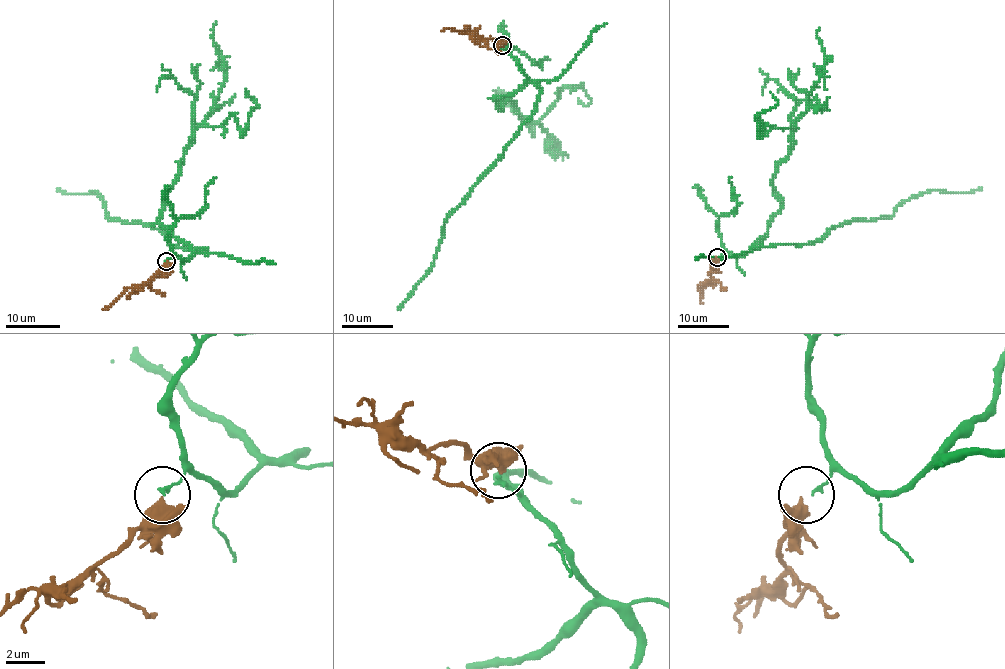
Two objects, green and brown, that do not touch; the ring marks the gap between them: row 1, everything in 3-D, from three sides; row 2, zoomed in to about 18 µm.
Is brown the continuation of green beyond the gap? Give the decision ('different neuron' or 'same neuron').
different neuron

